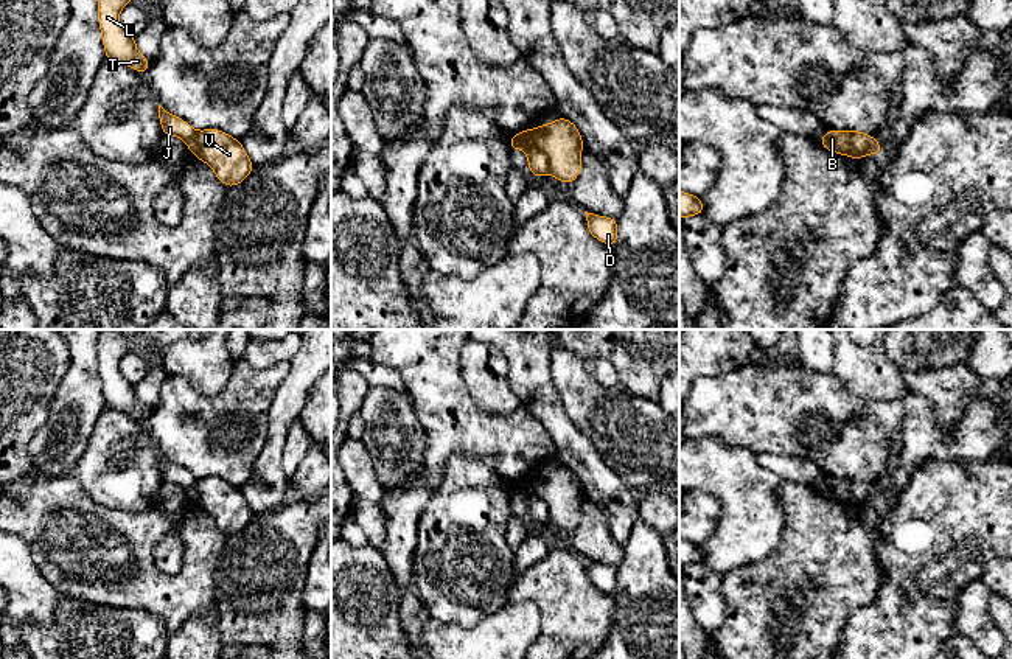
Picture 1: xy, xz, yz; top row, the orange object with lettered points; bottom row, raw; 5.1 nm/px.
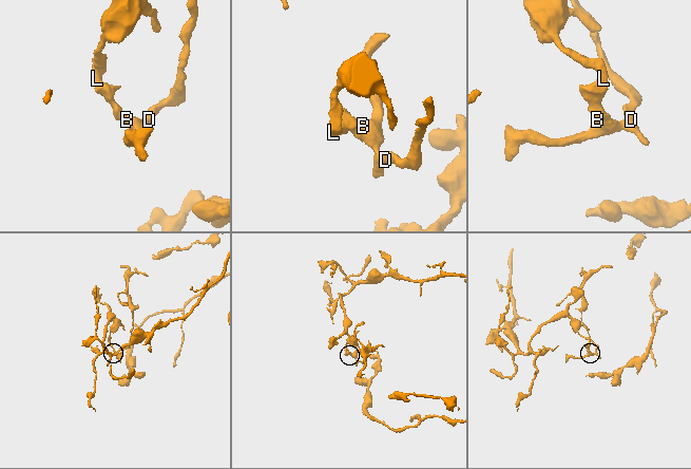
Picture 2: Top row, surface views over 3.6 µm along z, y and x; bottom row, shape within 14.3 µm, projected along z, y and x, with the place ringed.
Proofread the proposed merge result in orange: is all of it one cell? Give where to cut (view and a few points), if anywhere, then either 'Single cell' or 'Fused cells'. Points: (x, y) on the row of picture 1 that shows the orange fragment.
Split along xz (535, 128), (535, 145), (546, 156), (549, 170). Fused cells

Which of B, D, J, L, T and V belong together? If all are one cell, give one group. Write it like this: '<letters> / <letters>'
B D V / J L T

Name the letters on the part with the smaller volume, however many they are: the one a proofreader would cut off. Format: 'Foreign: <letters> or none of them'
Foreign: B, D, V

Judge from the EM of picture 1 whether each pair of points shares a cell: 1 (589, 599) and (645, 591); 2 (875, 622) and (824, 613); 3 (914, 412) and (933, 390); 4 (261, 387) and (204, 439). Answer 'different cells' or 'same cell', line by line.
1: different cells
2: different cells
3: different cells
4: same cell

